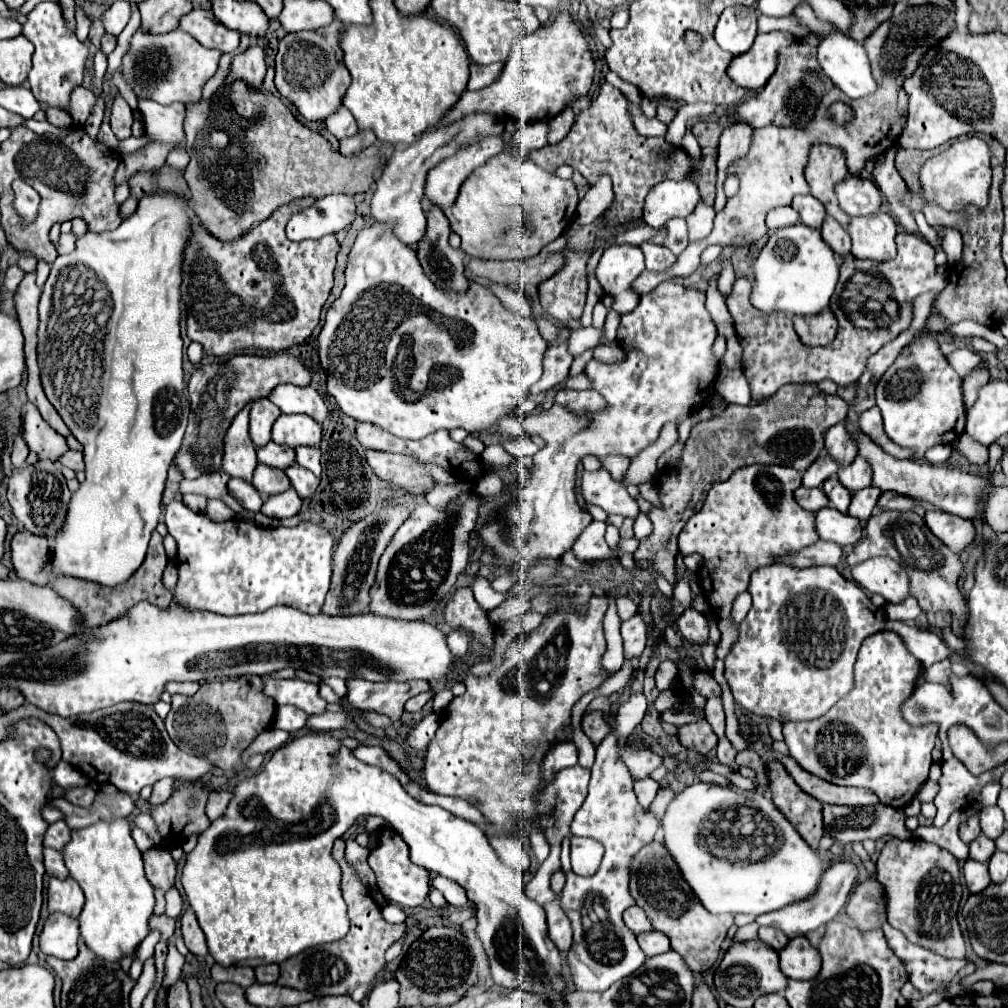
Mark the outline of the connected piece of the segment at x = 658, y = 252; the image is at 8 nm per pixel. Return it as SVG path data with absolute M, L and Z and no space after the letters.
M644 242L644 244L640 244L640 248L642 248L644 256L646 256L646 268L648 270L656 270L656 272L658 270L666 270L676 262L676 256L664 246L656 246L652 242Z

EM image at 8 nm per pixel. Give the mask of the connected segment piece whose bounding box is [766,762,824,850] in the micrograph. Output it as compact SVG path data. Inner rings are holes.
M776 762L768 764L766 776L772 800L778 806L778 810L794 824L800 836L816 850L818 840L824 836L822 804L816 798L802 792L798 784L788 774L784 774L784 768L780 768L780 764Z

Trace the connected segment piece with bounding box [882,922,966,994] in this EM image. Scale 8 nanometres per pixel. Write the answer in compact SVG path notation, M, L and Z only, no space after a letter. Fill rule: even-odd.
M888 922L882 924L882 932L884 932L890 948L894 950L894 954L898 954L902 958L902 962L910 974L910 982L922 994L930 994L930 992L938 990L942 982L952 980L958 974L958 970L966 964L966 960L942 958L932 950L914 946Z

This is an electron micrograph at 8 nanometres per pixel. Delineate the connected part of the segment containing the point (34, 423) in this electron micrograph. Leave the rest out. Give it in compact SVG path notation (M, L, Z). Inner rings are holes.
M26 402L22 408L22 438L26 440L30 450L38 452L42 458L48 458L52 462L56 462L58 456L62 456L68 450L64 436L54 432L44 422L44 418L32 402Z

